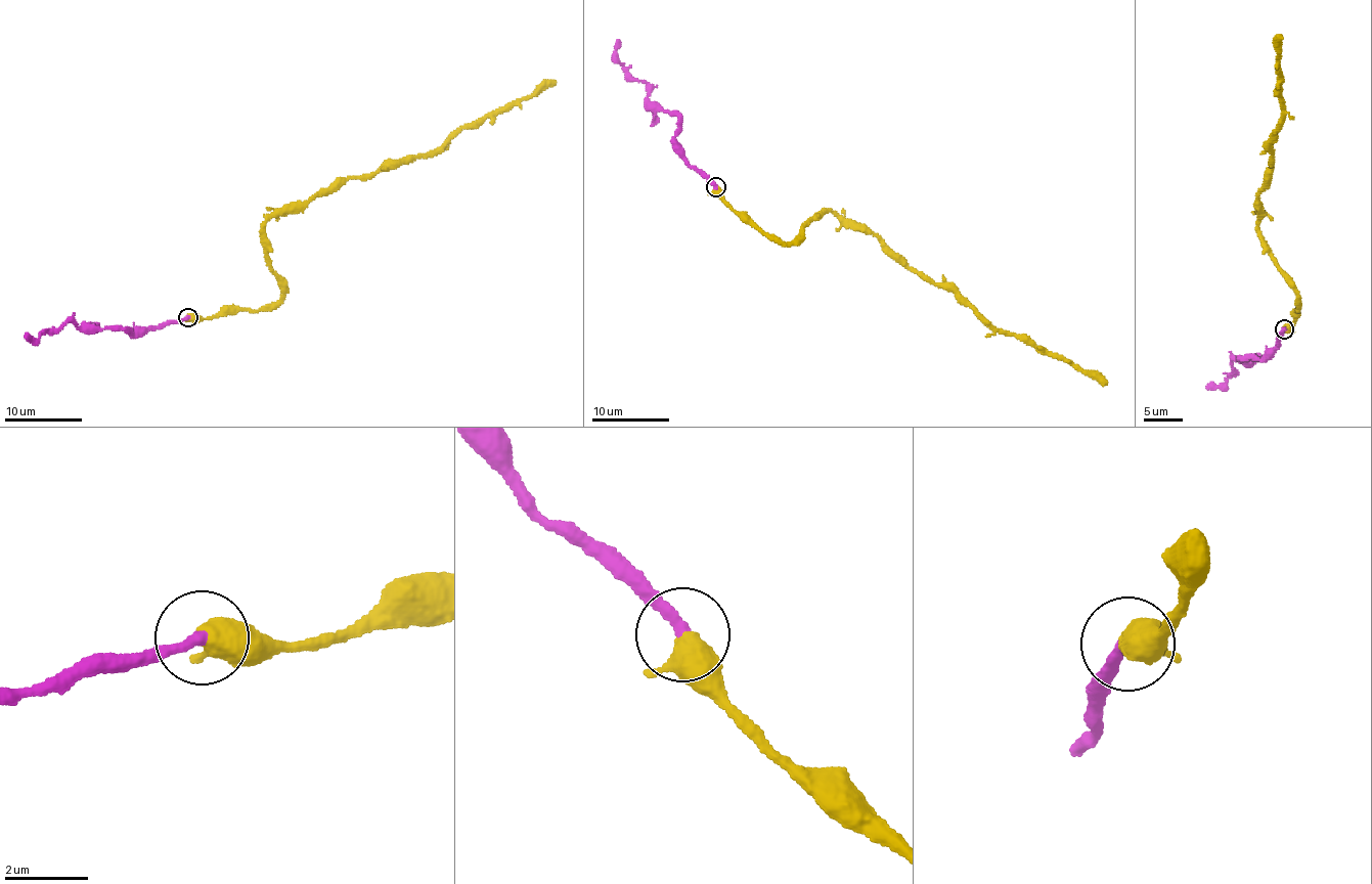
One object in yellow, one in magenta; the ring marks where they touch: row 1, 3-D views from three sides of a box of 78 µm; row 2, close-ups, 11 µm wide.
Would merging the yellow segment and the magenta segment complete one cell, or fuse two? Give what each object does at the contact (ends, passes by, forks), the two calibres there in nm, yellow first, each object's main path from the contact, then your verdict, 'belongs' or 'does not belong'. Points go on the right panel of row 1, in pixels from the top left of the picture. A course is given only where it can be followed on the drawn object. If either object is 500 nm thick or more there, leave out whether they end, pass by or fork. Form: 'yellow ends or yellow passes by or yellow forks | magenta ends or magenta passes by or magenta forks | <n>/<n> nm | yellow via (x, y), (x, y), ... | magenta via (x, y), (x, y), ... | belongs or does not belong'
yellow passes by | magenta ends | 460/300 nm | yellow via (1283, 329), (1294, 322), (1296, 296), (1265, 242), (1255, 208), (1282, 115), (1281, 96), (1276, 95), (1277, 36) | magenta via (1283, 329), (1273, 351), (1267, 352), (1264, 359), (1233, 360), (1233, 372), (1225, 384), (1206, 388) | belongs

